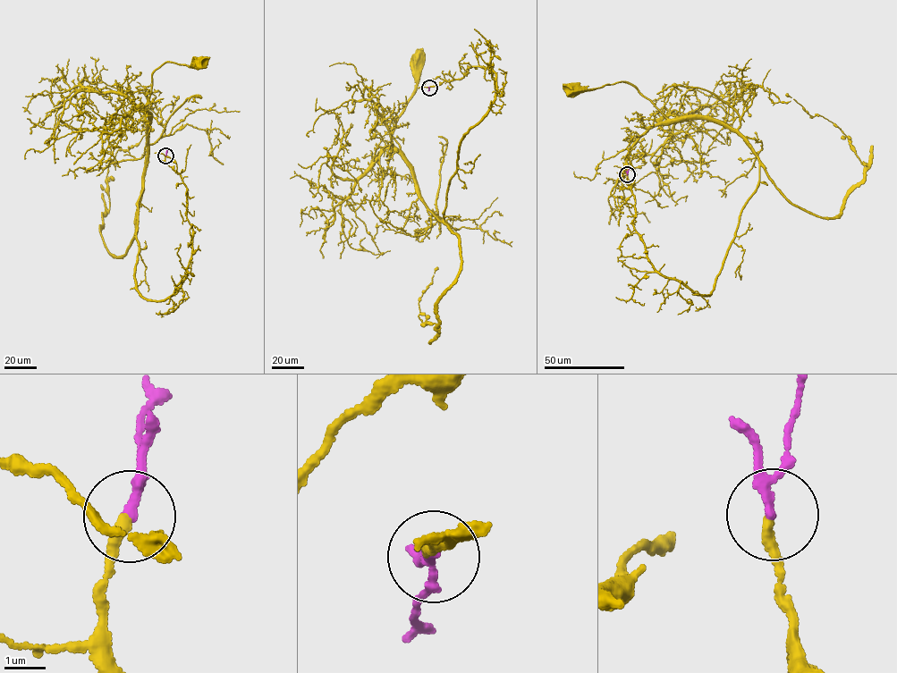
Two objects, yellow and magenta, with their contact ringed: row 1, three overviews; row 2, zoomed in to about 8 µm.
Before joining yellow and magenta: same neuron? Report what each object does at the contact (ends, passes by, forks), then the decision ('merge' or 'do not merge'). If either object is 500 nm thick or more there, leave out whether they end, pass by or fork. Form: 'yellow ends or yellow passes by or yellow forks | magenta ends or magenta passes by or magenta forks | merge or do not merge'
yellow ends | magenta passes by | merge

